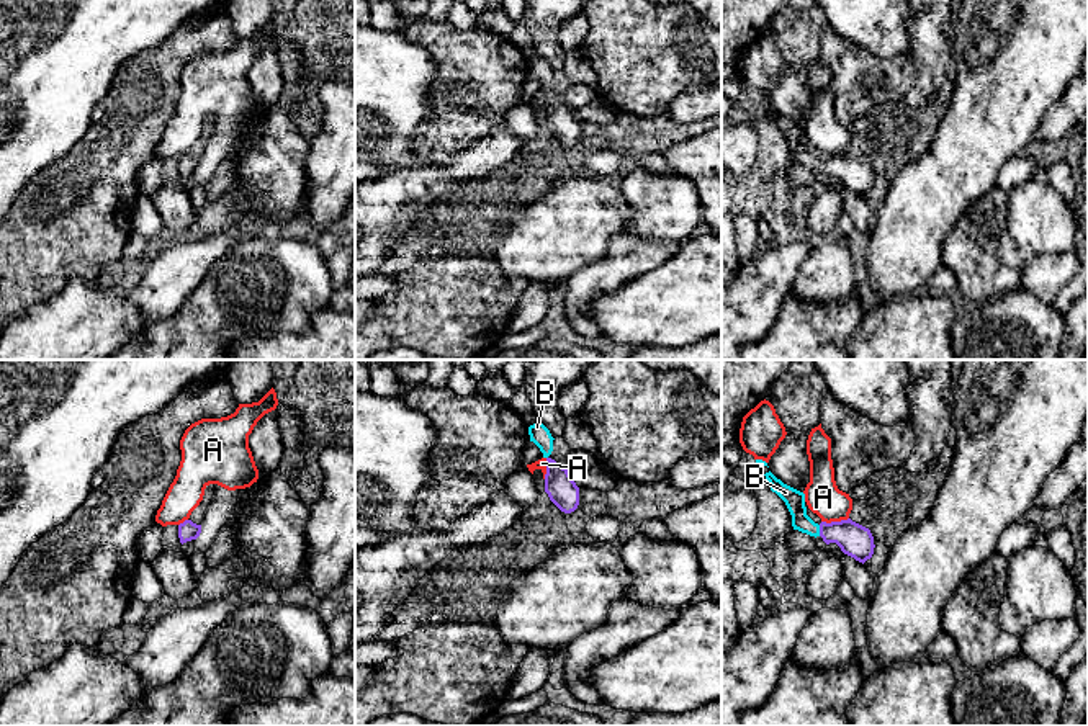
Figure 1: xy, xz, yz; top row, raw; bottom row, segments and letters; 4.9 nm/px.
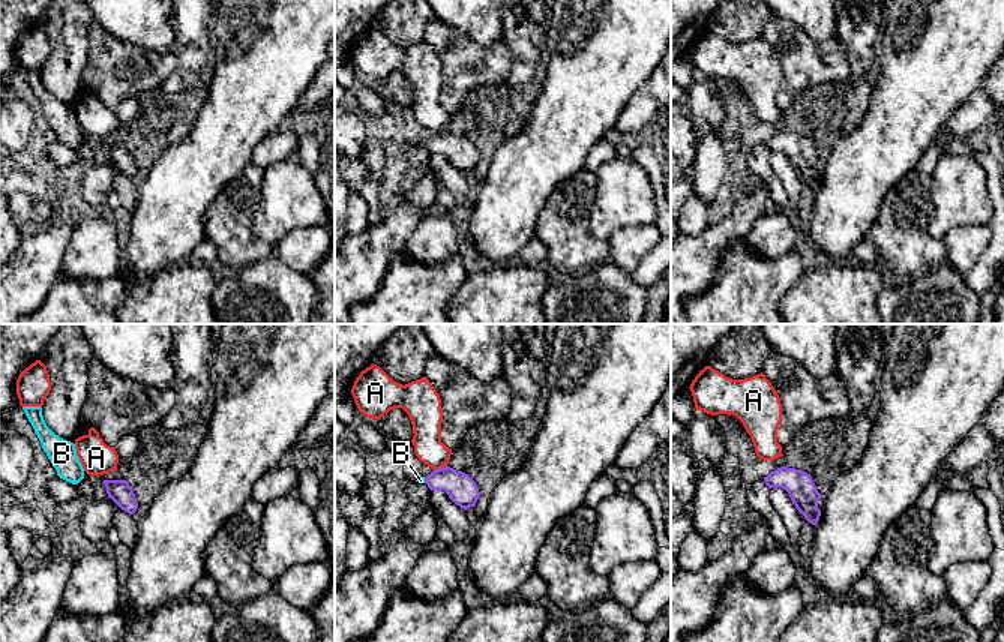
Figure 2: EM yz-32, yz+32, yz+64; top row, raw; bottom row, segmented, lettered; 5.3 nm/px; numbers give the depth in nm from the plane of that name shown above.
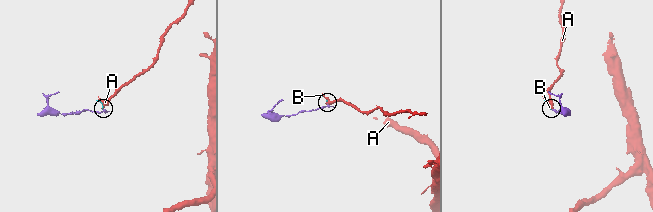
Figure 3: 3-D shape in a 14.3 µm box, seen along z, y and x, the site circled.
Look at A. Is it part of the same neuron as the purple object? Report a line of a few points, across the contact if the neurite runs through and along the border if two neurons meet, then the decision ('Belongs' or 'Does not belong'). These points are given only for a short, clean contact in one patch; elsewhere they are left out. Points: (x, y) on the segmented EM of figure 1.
Line: yz (848, 517), (838, 522), (822, 522). Does not belong

